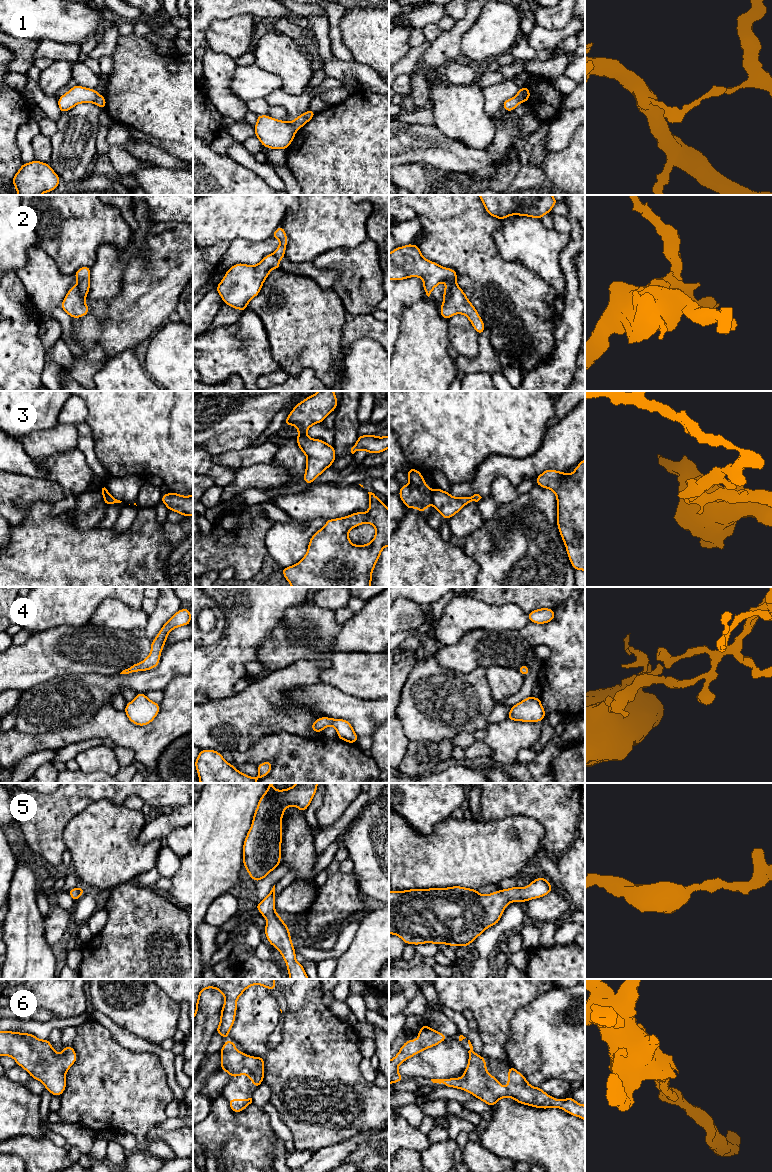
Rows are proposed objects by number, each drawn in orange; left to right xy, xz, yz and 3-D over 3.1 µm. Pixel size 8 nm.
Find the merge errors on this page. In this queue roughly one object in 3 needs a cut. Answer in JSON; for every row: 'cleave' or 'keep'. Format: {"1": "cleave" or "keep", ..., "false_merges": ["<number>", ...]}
{"1": "cleave", "2": "cleave", "3": "cleave", "4": "keep", "5": "keep", "6": "keep", "false_merges": ["1", "2", "3"]}

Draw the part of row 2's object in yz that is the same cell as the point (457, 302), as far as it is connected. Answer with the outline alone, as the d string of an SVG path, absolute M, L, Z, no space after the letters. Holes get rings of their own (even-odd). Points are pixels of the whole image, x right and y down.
M457 284L452 285L450 295L443 299L440 314L446 320L450 319L454 314L464 314L479 335L485 331L484 322L476 308Z

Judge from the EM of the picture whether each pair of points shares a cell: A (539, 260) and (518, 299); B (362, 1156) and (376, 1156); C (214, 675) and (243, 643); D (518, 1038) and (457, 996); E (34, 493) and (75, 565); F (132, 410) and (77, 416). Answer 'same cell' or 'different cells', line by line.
A: different cells
B: same cell
C: same cell
D: different cells
E: different cells
F: different cells

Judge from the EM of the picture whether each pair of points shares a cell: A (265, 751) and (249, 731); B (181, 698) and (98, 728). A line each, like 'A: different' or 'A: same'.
A: different
B: same

